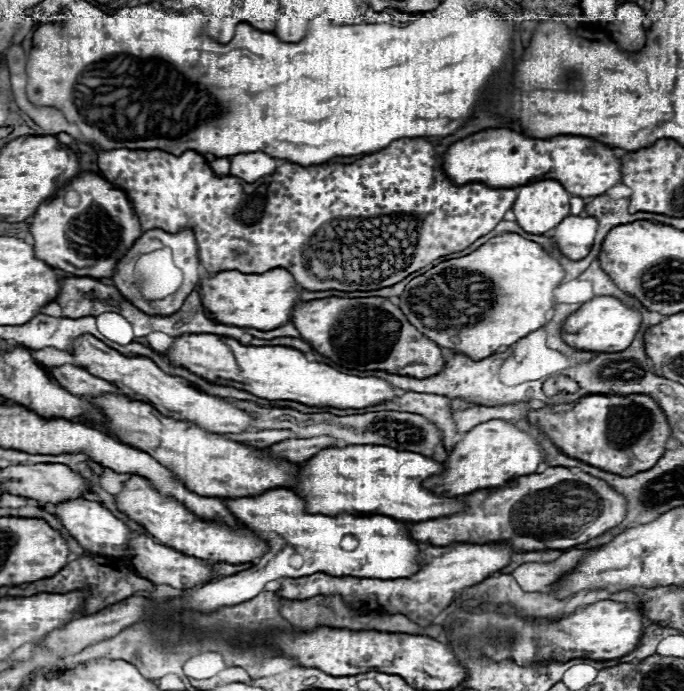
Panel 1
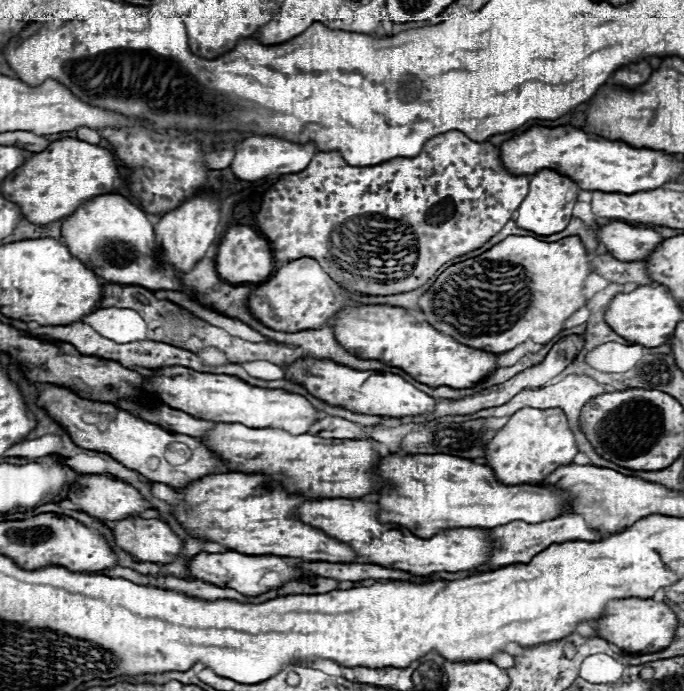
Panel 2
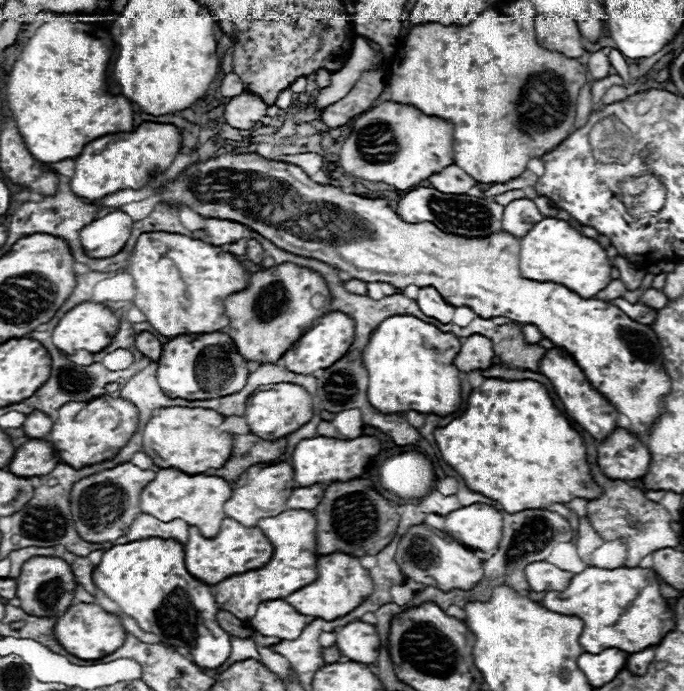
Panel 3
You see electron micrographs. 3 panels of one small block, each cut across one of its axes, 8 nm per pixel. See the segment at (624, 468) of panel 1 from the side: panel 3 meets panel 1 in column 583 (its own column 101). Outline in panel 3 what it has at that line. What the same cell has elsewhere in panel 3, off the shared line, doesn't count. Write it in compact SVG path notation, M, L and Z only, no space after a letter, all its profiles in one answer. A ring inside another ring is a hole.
M94 398L90 402L68 402L64 404L56 416L52 430L48 434L48 442L52 442L54 450L62 458L62 462L70 466L88 466L92 462L102 462L112 456L112 450L120 450L138 426L138 410L122 400L122 398Z

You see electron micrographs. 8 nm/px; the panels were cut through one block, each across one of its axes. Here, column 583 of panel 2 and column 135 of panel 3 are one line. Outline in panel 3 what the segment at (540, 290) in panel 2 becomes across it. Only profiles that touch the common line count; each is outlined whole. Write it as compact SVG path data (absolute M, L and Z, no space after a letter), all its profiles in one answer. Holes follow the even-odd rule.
M148 232L138 236L134 250L128 254L128 274L134 280L136 296L132 304L146 316L146 322L162 336L206 334L228 326L224 300L248 286L248 272L234 254L202 240L170 234Z

